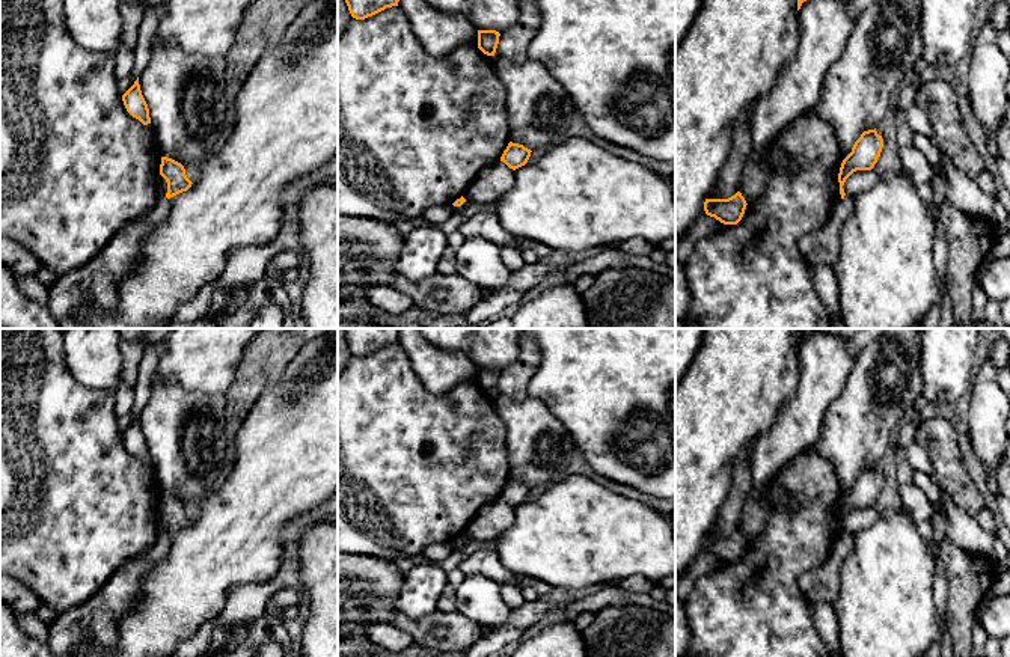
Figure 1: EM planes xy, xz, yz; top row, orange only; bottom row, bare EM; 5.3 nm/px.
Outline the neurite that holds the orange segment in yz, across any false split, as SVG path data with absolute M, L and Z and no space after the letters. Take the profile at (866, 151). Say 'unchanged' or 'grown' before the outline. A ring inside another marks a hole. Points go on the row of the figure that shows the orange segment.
unchanged; M876 128L864 131L855 142L852 152L843 160L838 173L841 199L846 196L843 188L846 179L856 170L871 170L880 157L882 146L883 139Z

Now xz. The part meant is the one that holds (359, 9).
unchanged; M345 0L353 18L365 20L386 8L398 6L399 0Z

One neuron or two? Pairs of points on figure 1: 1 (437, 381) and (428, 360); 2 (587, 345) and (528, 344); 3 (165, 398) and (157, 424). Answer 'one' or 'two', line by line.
1: one
2: two
3: one

